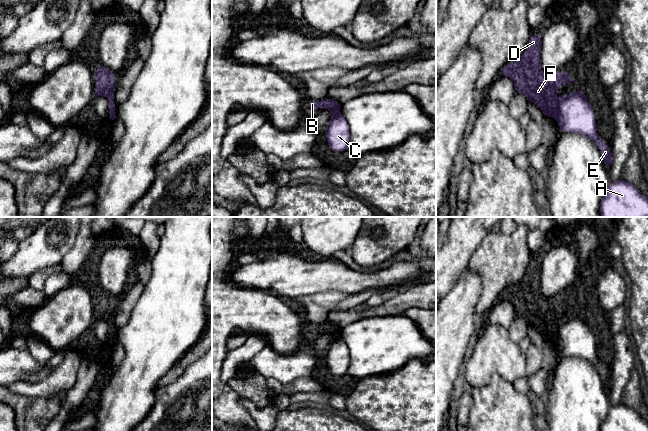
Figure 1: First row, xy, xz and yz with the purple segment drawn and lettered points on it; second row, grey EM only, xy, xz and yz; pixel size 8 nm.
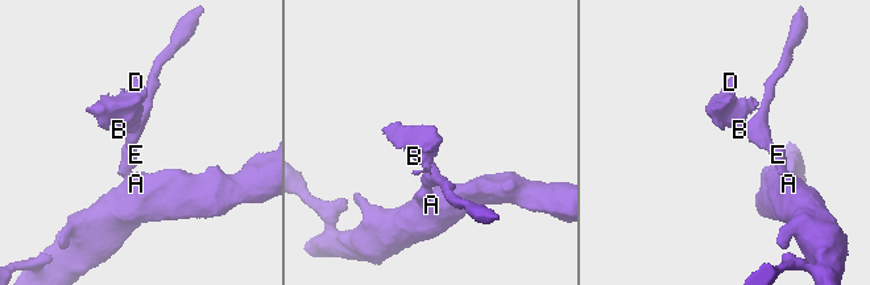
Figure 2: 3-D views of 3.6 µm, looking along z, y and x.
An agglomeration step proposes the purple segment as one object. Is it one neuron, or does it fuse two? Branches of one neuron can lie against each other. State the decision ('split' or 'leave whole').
split

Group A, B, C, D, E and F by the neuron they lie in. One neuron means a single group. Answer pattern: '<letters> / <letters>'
A C E / B D F

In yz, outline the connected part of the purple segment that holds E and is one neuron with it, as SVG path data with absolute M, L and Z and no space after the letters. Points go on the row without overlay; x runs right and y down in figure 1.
M576 314L571 318L564 319L557 326L555 344L561 356L582 358L591 362L602 378L605 391L610 394L614 384L612 374L598 359L595 338L582 314Z

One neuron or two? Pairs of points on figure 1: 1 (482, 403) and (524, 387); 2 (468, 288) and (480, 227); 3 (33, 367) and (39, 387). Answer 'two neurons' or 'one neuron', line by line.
1: two neurons
2: two neurons
3: two neurons

